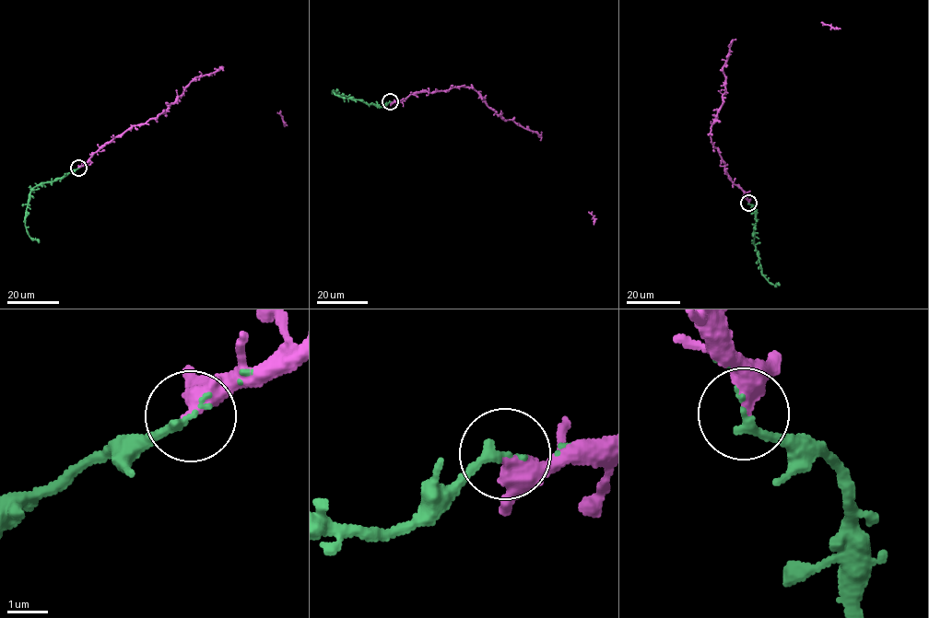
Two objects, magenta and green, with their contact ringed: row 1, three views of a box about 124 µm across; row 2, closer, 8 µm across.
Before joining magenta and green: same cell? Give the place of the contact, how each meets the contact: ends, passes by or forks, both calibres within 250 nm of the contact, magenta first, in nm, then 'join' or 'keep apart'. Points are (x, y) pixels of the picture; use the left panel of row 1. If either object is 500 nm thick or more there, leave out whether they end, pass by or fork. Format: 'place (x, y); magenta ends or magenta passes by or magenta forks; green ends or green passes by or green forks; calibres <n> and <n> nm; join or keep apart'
place (78, 168); magenta passes by; green ends; calibres 360 and 240 nm; join

